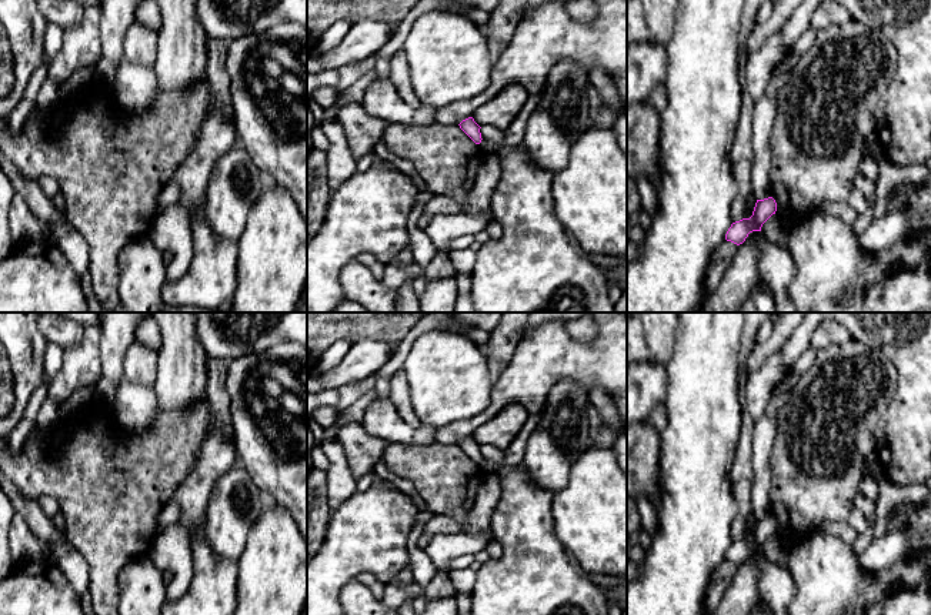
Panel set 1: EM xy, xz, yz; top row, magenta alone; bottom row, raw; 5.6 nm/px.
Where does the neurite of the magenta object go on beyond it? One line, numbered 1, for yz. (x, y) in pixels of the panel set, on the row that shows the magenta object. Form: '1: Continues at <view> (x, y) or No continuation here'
1: No continuation here

